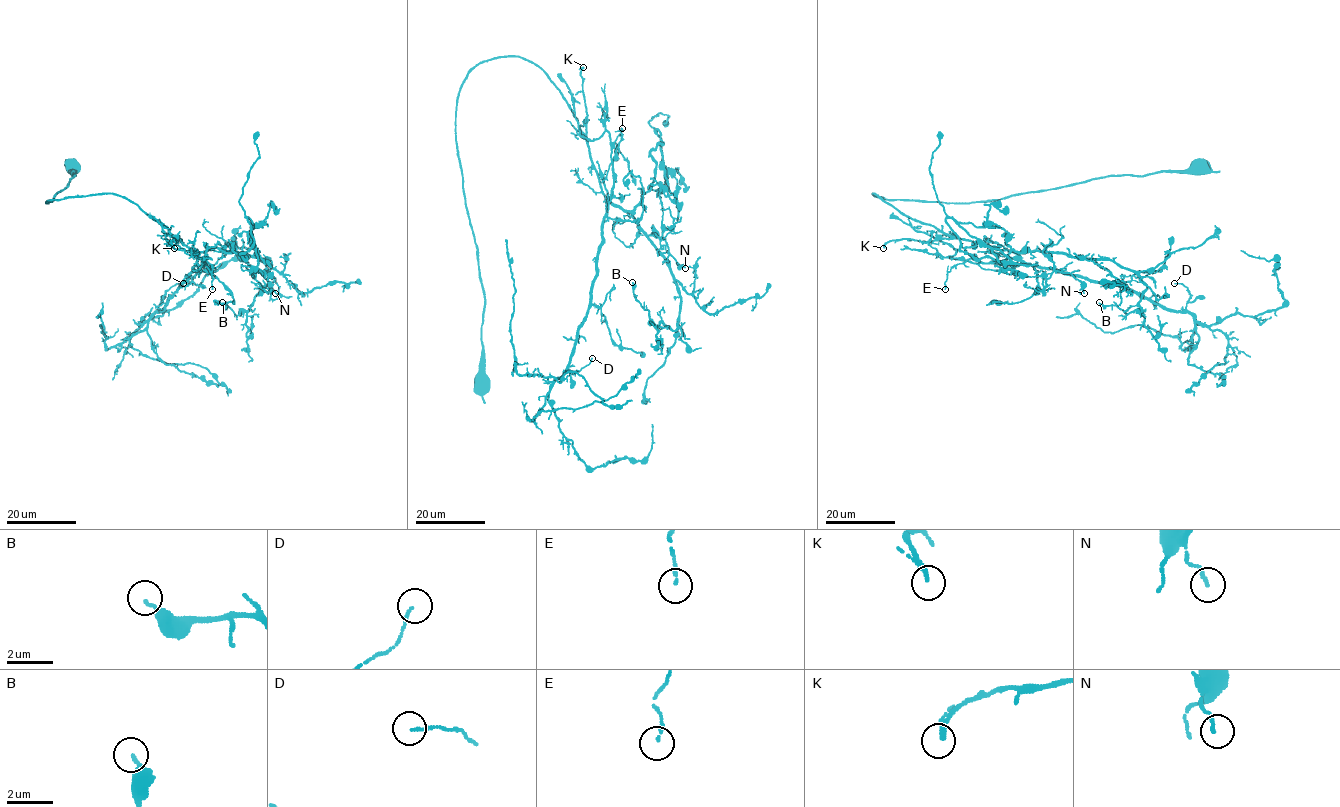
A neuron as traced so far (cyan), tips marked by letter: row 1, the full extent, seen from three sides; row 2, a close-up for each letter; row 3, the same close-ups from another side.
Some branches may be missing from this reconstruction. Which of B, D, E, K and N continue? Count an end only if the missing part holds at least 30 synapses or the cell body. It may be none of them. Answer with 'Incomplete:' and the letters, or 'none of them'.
Incomplete: none of them

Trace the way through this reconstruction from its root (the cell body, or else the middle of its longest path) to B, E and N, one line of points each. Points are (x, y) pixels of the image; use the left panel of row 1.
B: (71, 165), (75, 175), (46, 203), (113, 193), (190, 249), (271, 262), (247, 310), (236, 315), (222, 302)
E: (71, 165), (75, 175), (46, 203), (102, 193), (131, 200), (190, 248), (200, 265), (207, 259), (212, 289)
N: (71, 165), (67, 163), (75, 175), (46, 203), (102, 193), (124, 197), (190, 249), (235, 251), (275, 293)

